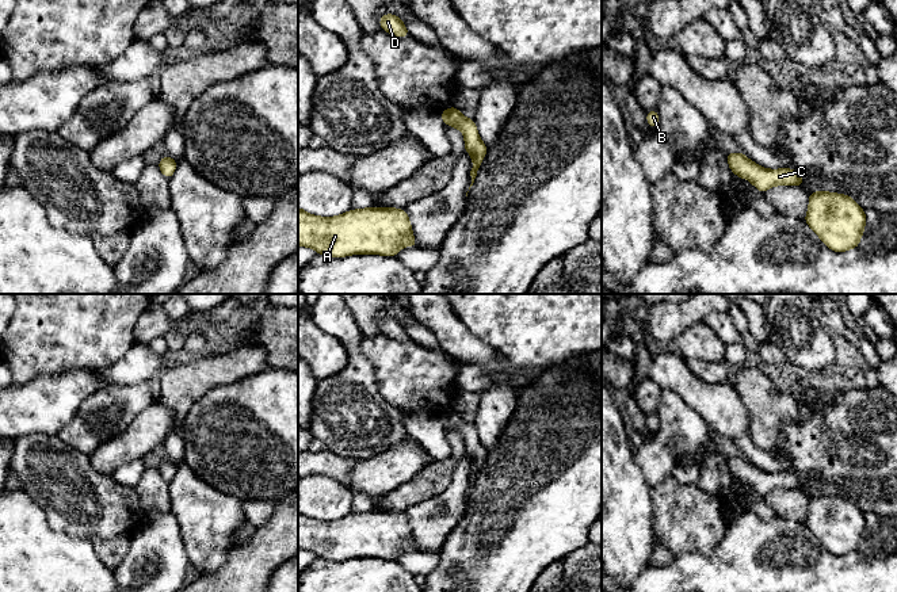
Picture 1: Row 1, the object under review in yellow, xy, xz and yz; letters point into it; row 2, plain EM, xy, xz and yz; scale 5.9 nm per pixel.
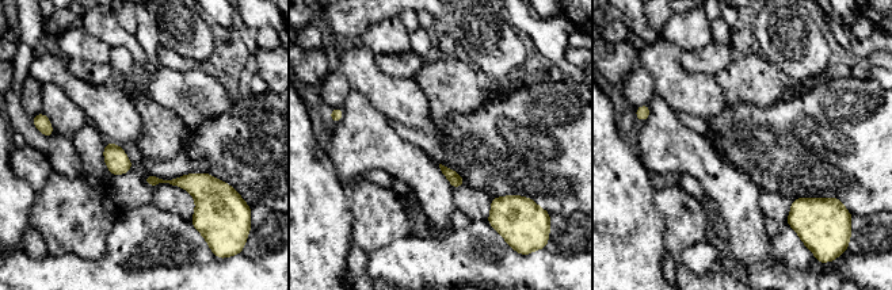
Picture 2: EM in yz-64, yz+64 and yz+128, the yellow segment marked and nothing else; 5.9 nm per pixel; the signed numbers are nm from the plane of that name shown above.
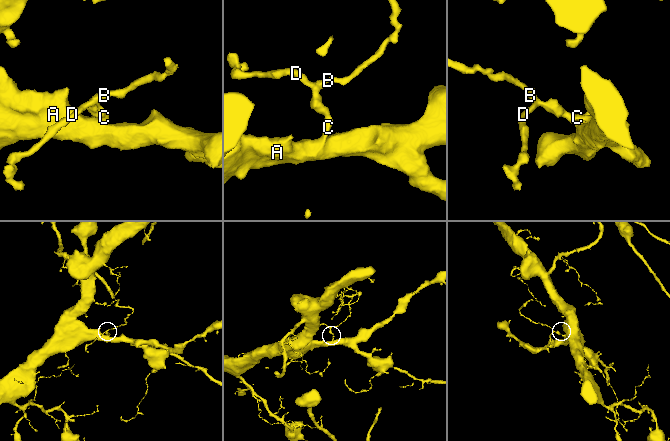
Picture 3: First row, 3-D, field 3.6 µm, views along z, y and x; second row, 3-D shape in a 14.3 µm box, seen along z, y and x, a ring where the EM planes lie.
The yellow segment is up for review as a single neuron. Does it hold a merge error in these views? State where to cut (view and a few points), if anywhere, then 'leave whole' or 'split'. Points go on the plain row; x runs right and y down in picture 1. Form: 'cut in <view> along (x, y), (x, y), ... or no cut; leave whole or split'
no cut; leave whole

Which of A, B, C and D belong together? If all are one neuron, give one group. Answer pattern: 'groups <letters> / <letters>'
groups A B C D

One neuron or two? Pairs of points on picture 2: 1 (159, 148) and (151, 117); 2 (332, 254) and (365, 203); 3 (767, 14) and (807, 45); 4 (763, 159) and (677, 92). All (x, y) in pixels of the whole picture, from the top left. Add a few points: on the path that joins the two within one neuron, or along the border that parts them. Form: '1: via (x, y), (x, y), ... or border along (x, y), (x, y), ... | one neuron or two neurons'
1: via (159, 140), (159, 125) | one neuron
2: border along (343, 194), (353, 218), (350, 239), (355, 244) | two neurons
3: via (777, 23), (797, 44) | one neuron
4: border along (727, 103), (717, 115), (705, 119) | two neurons

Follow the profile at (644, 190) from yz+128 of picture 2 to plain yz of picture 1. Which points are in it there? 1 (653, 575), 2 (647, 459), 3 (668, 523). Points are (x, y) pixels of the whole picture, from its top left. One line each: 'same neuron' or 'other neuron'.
1: other neuron
2: other neuron
3: other neuron

